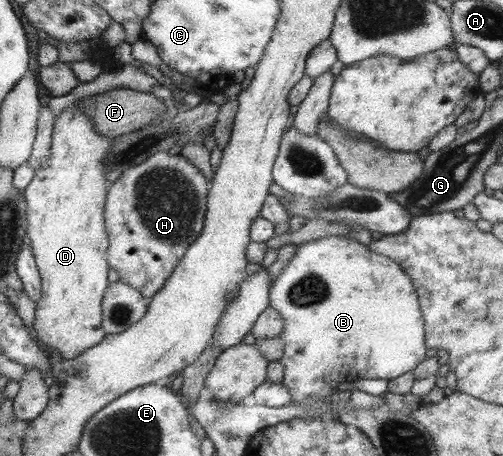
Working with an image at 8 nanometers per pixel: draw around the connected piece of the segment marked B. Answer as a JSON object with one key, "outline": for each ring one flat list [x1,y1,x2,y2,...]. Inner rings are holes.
{"outline":[[328,236,300,244,295,255,290,259,290,262,272,281,269,289,269,305,284,320,284,327,279,335,280,341,284,343,284,350,282,350,282,357,280,357,279,361,284,367,281,383,288,389,291,401,328,399,329,402,332,402,335,400,336,395,334,387,340,385,340,383,344,383,344,381,352,382,357,379,394,379,399,375,405,374,407,371,412,372,425,359,425,331,422,331,422,327,425,327,425,325,422,325,423,316,420,315,421,308,418,305,417,292,414,291,414,286,410,282,410,278,408,278,404,270,394,263,394,261,382,255,374,254,366,246,353,241,350,237]]}

